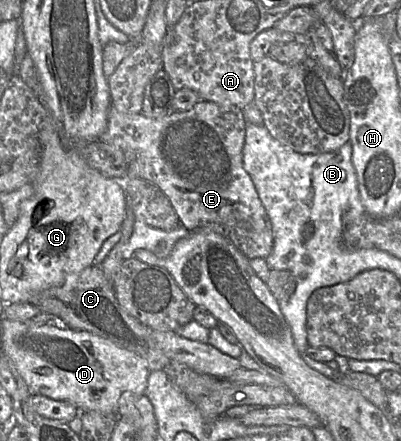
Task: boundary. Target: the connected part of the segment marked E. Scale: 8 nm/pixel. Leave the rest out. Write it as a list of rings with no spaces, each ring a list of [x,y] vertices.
[[[201,100],[189,110],[172,112],[161,118],[122,113],[111,106],[106,131],[98,140],[122,150],[127,166],[130,161],[139,163],[139,178],[154,184],[168,197],[180,223],[189,233],[209,228],[231,241],[249,260],[265,259],[272,252],[274,236],[268,214],[251,177],[243,168],[245,128],[242,109],[230,103]]]

